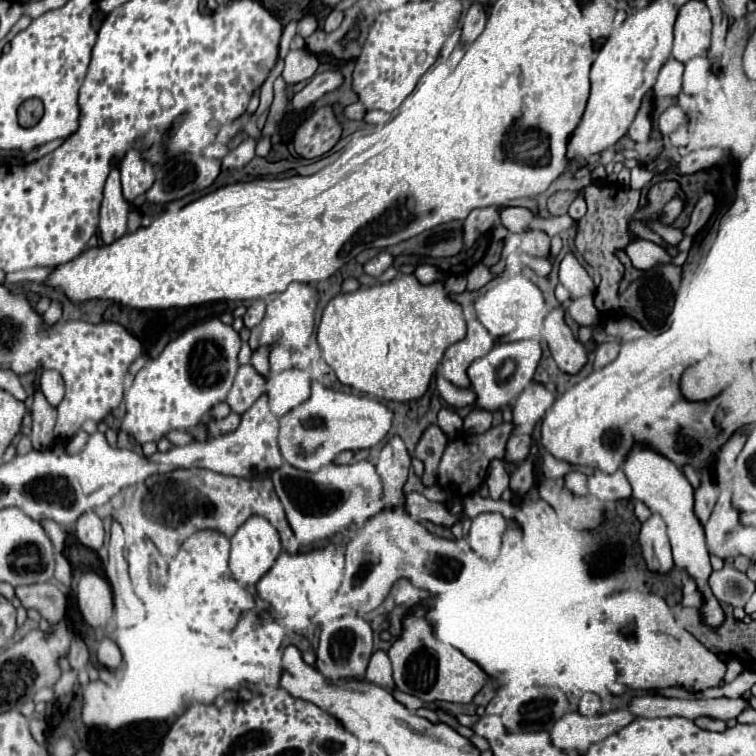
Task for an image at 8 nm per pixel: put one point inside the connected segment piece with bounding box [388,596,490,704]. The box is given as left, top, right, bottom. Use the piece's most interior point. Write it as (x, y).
(423, 666)

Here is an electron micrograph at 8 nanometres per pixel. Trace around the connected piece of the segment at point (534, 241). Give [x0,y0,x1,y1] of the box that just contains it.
[520,230,550,258]

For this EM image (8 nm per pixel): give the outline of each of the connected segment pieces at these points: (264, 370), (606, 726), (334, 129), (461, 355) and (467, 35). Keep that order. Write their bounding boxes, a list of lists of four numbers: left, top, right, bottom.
[[250,346,270,378],[552,710,630,752],[294,106,342,160],[440,316,496,388],[460,2,488,44]]

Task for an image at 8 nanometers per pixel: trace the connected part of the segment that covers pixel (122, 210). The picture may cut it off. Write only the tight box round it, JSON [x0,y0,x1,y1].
[100,168,128,244]

